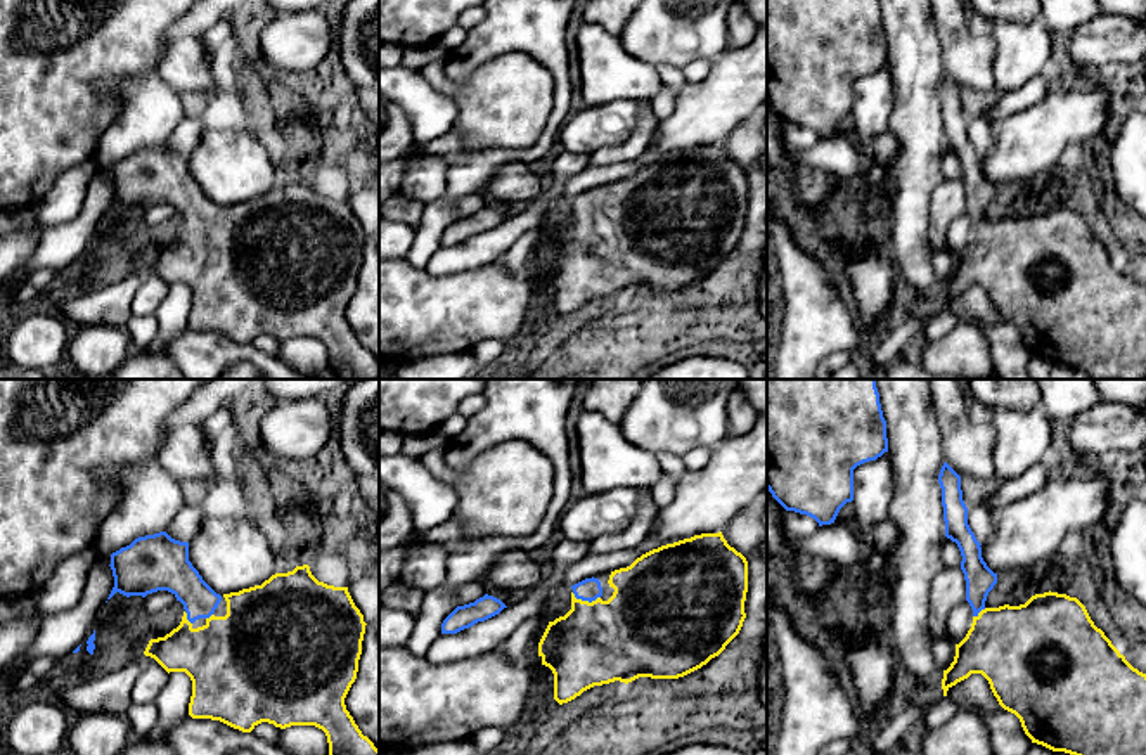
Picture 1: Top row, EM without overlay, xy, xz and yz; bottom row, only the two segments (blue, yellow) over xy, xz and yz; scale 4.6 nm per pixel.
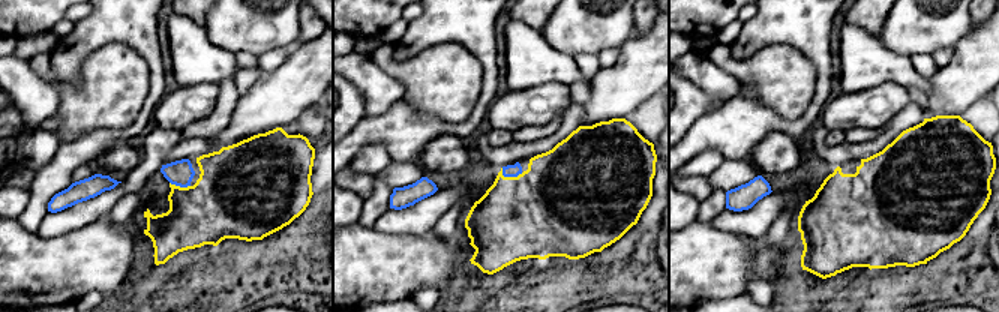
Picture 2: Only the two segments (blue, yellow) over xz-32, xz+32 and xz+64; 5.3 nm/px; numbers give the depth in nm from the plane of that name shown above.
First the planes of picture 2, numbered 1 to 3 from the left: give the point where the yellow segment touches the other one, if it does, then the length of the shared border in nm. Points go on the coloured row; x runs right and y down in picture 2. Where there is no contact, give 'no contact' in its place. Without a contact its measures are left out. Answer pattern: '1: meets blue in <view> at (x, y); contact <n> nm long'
1: meets blue in xz-32 at (180, 186); contact 110 nm long
2: meets blue in xz+32 at (510, 176); contact 120 nm long
3: no contact

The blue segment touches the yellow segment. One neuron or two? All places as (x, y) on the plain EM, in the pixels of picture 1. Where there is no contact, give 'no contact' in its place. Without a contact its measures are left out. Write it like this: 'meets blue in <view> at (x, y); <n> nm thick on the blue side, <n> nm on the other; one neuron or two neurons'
meets blue in xz at (585, 212); 110 nm thick on the blue side, 380 nm on the other; one neuron

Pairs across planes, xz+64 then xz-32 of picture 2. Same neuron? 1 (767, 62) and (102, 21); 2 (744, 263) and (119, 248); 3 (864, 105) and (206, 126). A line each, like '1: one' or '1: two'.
1: two
2: one
3: two

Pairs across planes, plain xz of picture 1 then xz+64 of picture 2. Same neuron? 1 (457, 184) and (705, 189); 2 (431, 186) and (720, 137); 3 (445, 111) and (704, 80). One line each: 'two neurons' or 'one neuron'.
1: two neurons
2: two neurons
3: one neuron

